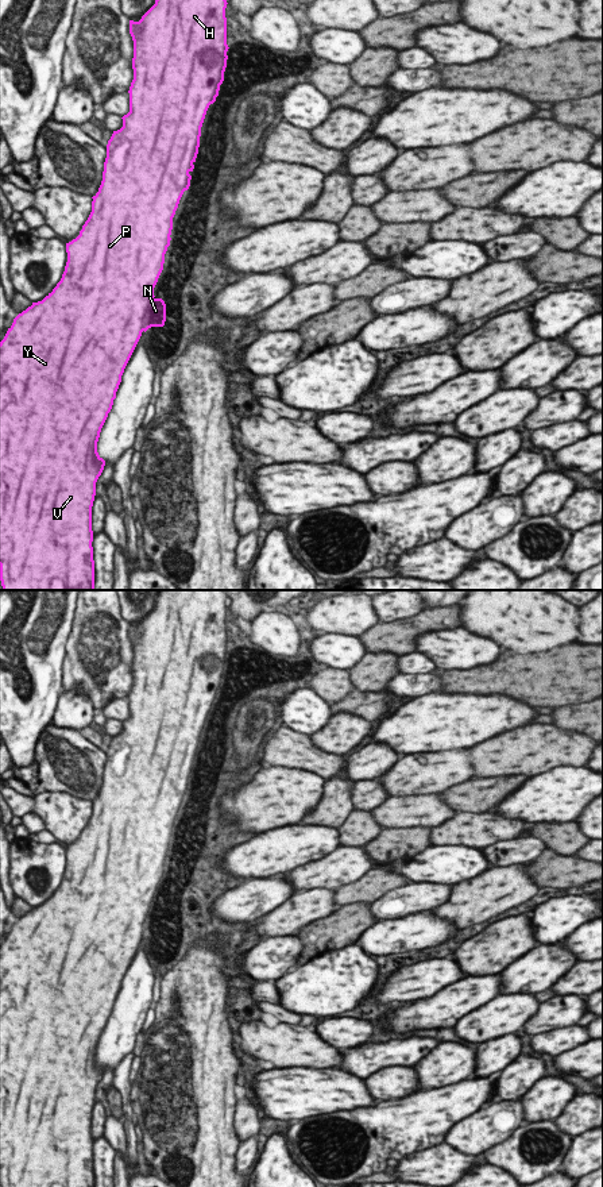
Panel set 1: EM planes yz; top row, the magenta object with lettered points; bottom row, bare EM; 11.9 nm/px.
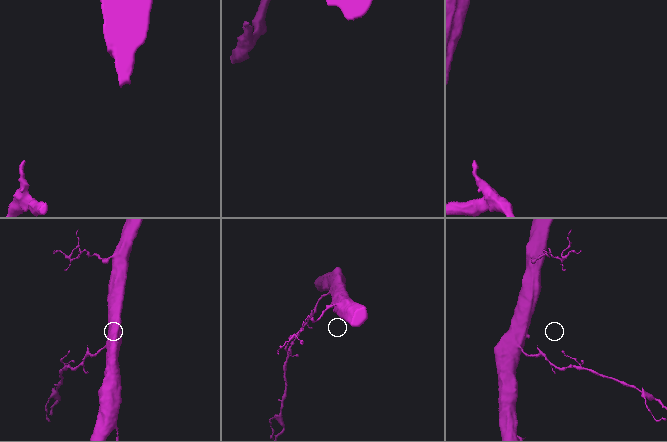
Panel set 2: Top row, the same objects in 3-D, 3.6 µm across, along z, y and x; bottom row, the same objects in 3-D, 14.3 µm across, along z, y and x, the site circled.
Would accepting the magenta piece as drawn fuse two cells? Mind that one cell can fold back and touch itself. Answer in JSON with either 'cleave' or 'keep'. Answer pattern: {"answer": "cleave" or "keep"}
{"answer": "keep"}

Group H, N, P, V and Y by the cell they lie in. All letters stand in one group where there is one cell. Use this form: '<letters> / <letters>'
H N P V Y

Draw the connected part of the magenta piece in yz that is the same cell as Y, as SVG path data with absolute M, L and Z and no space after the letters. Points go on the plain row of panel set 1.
M161 590L155 609L139 627L130 625L134 645L134 685L130 691L130 717L123 732L113 736L107 749L103 786L92 802L92 817L80 840L66 848L67 867L61 886L42 906L32 907L19 918L0 947L0 1186L1 1187L94 1187L92 1111L96 1087L105 1065L97 1057L101 1033L112 1014L124 974L142 941L151 932L163 932L166 909L154 901L154 893L163 875L165 859L170 851L173 822L179 805L190 791L194 767L198 759L201 732L210 709L219 701L227 672L227 623L225 590Z

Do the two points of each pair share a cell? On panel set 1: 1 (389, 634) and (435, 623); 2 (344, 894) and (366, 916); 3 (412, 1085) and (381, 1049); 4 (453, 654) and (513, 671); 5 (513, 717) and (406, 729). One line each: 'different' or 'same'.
1: same
2: different
3: different
4: different
5: same

